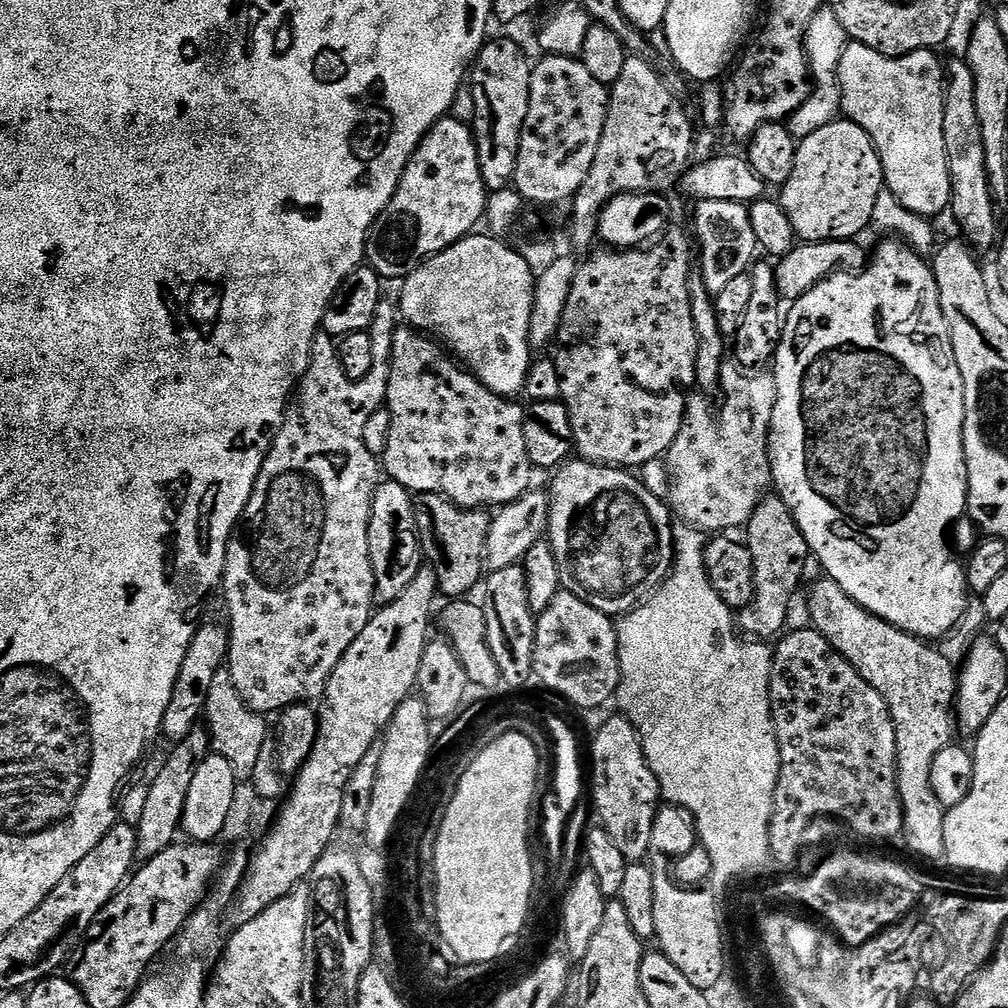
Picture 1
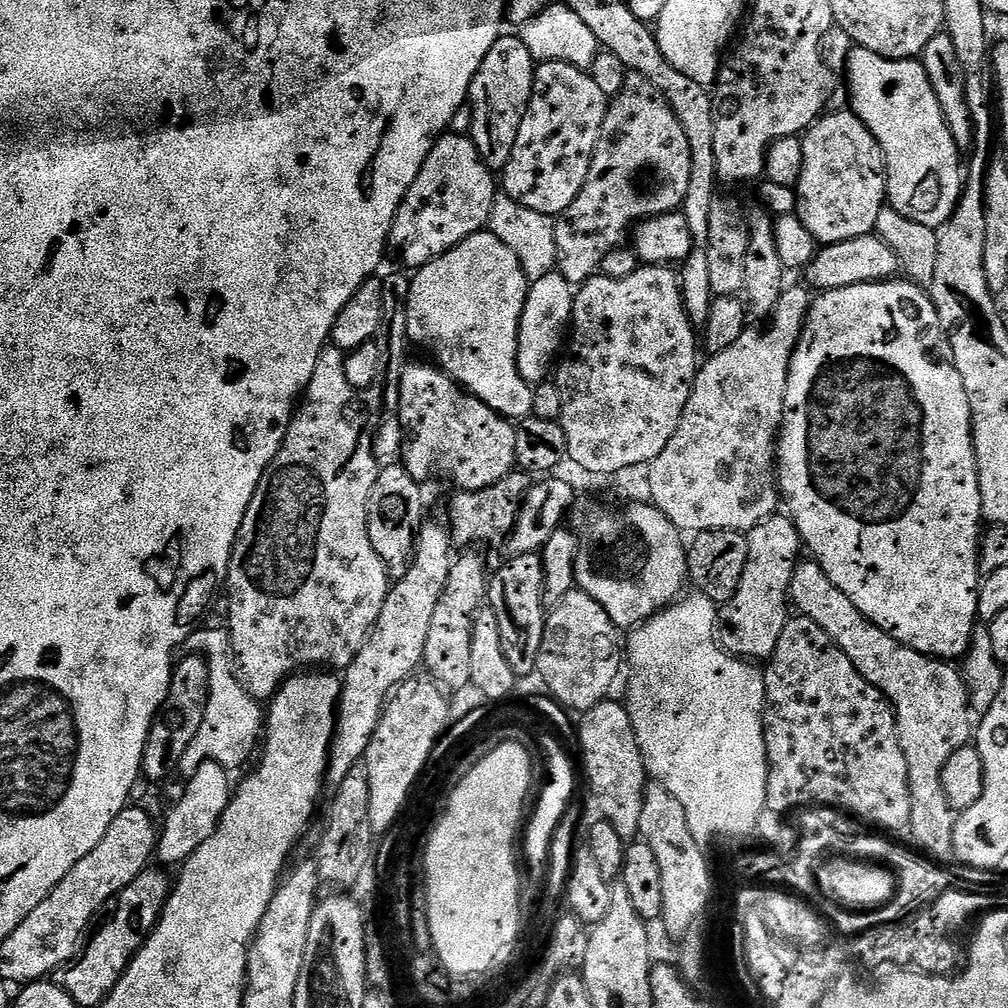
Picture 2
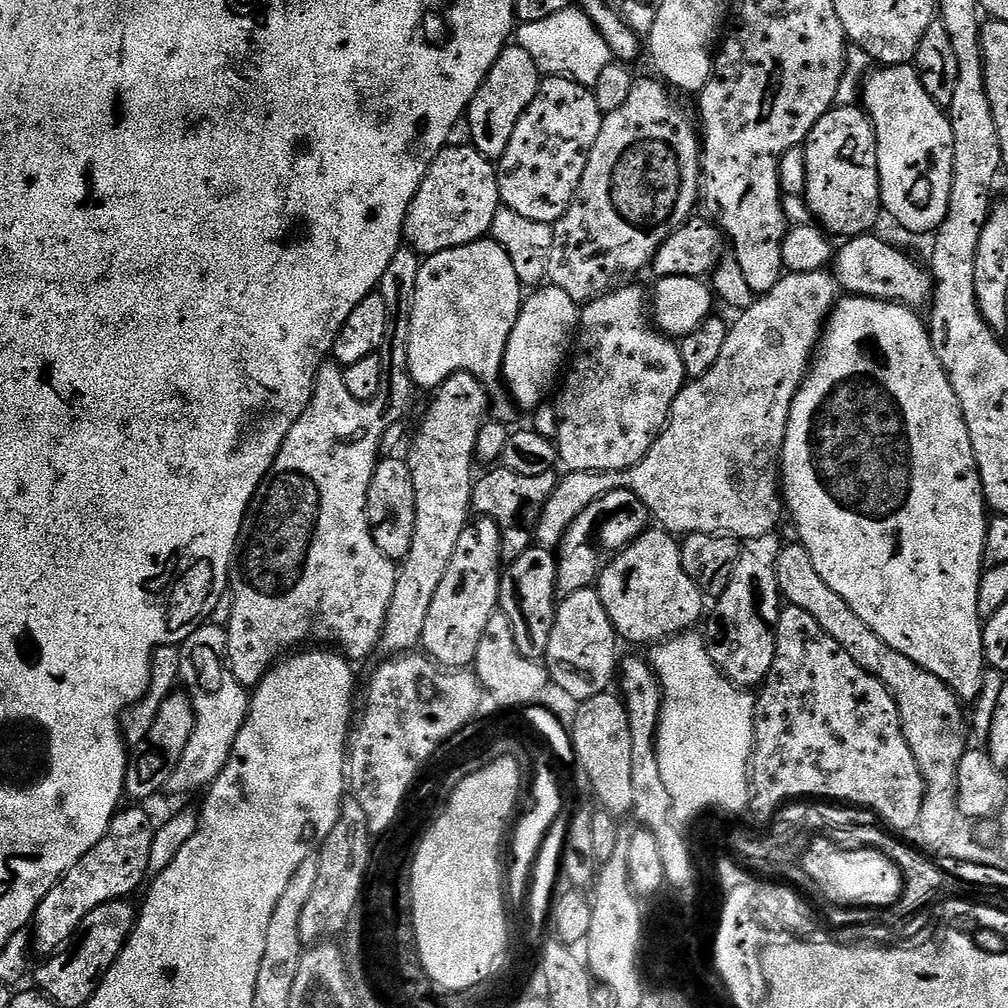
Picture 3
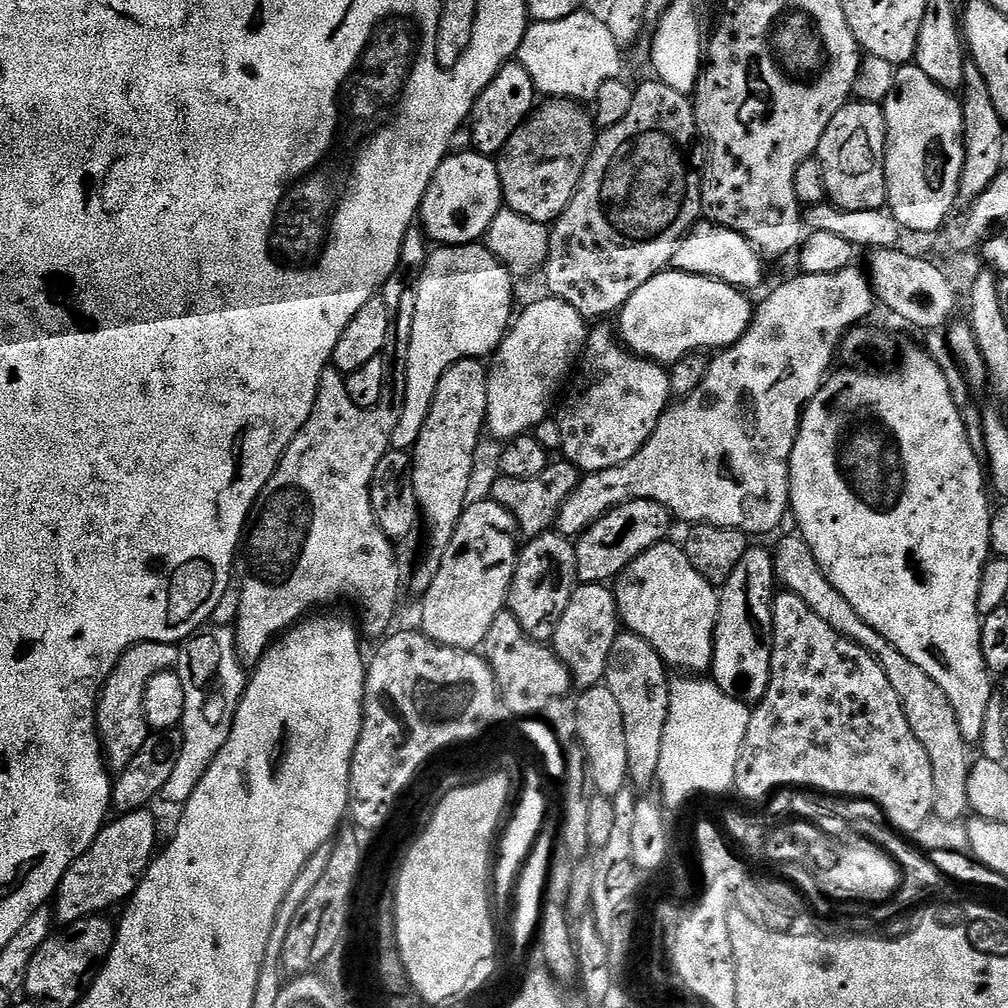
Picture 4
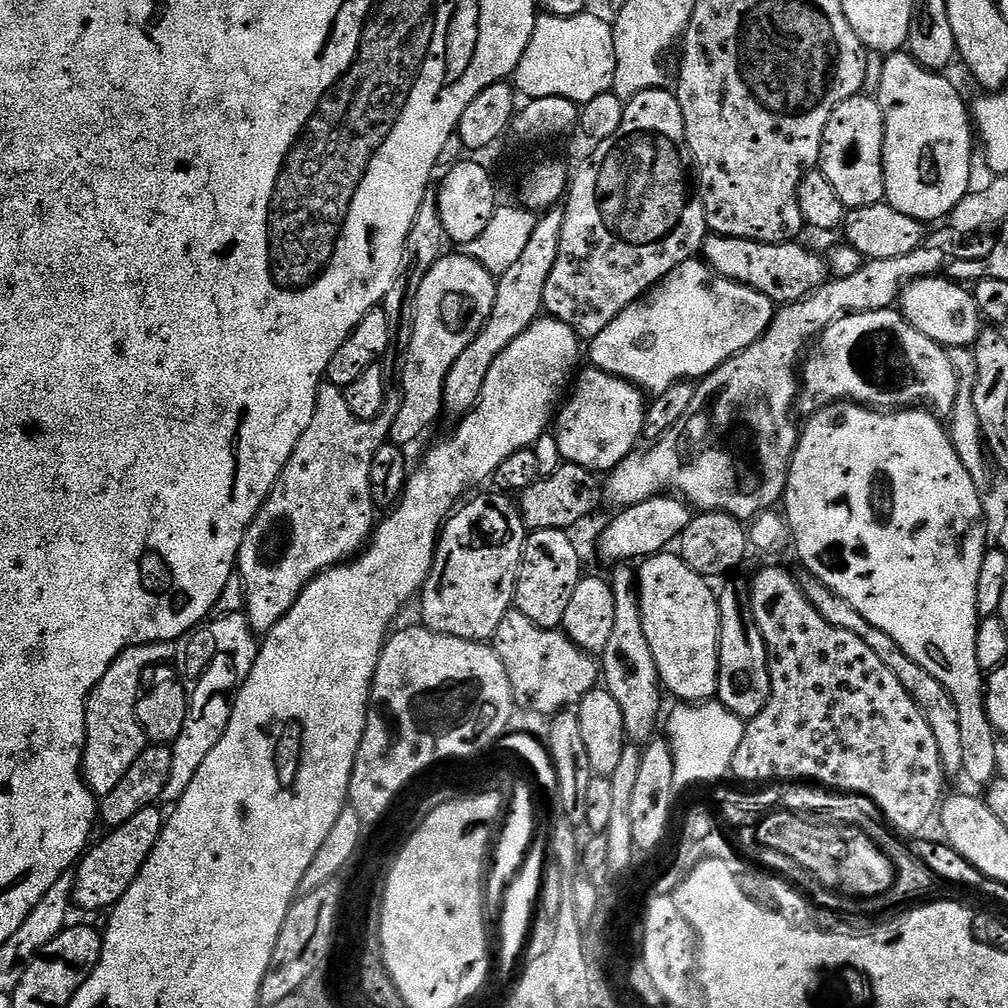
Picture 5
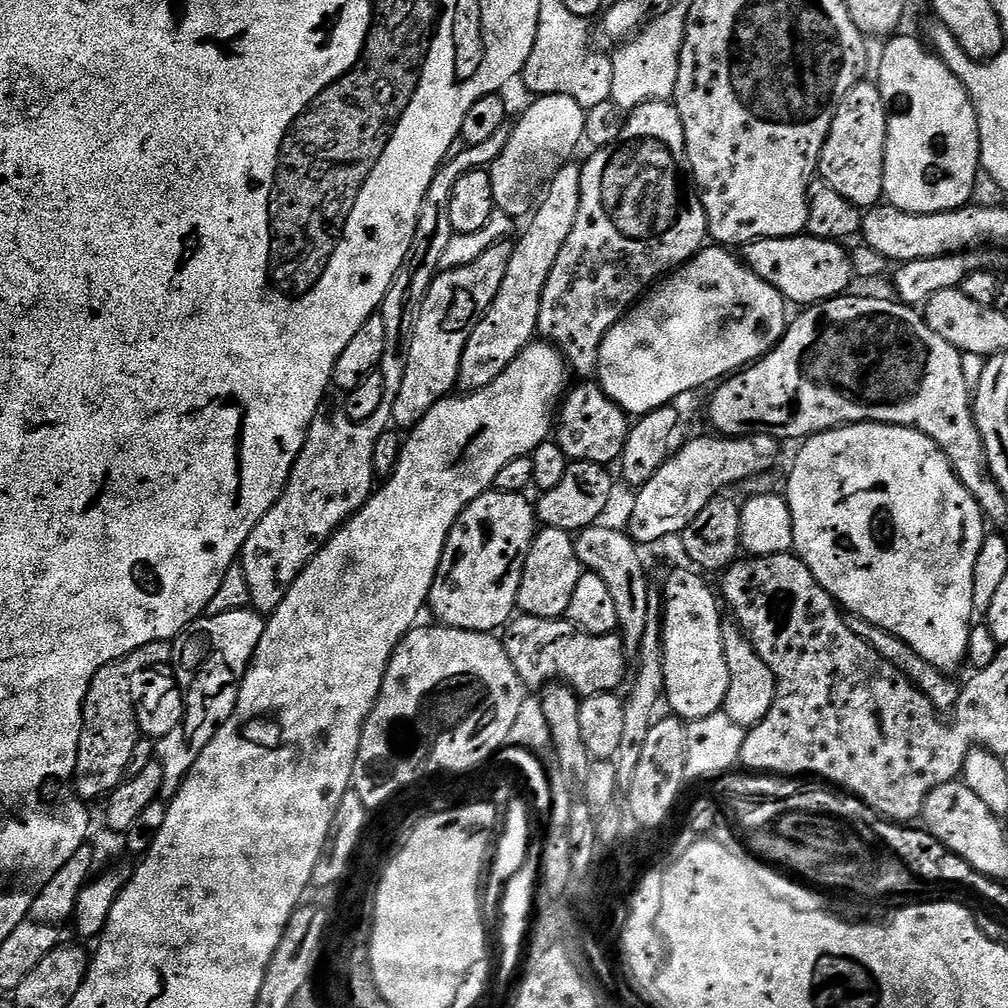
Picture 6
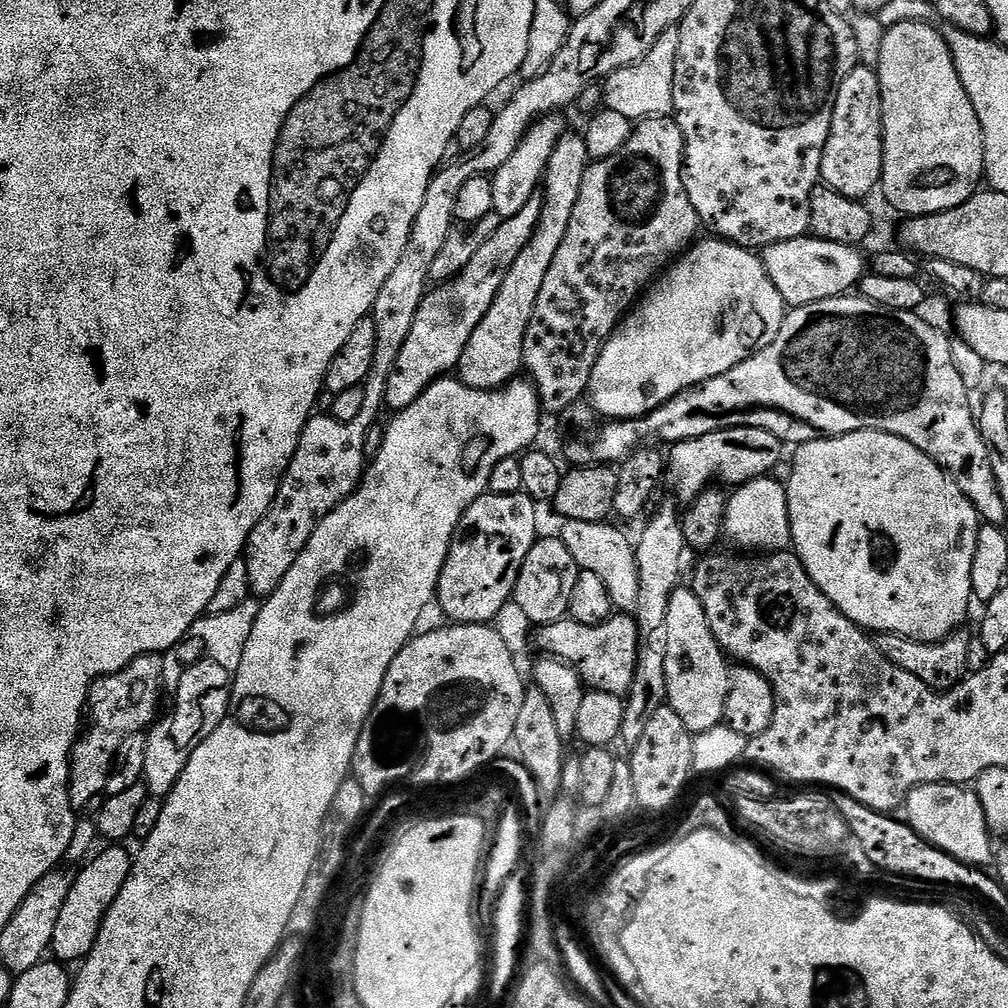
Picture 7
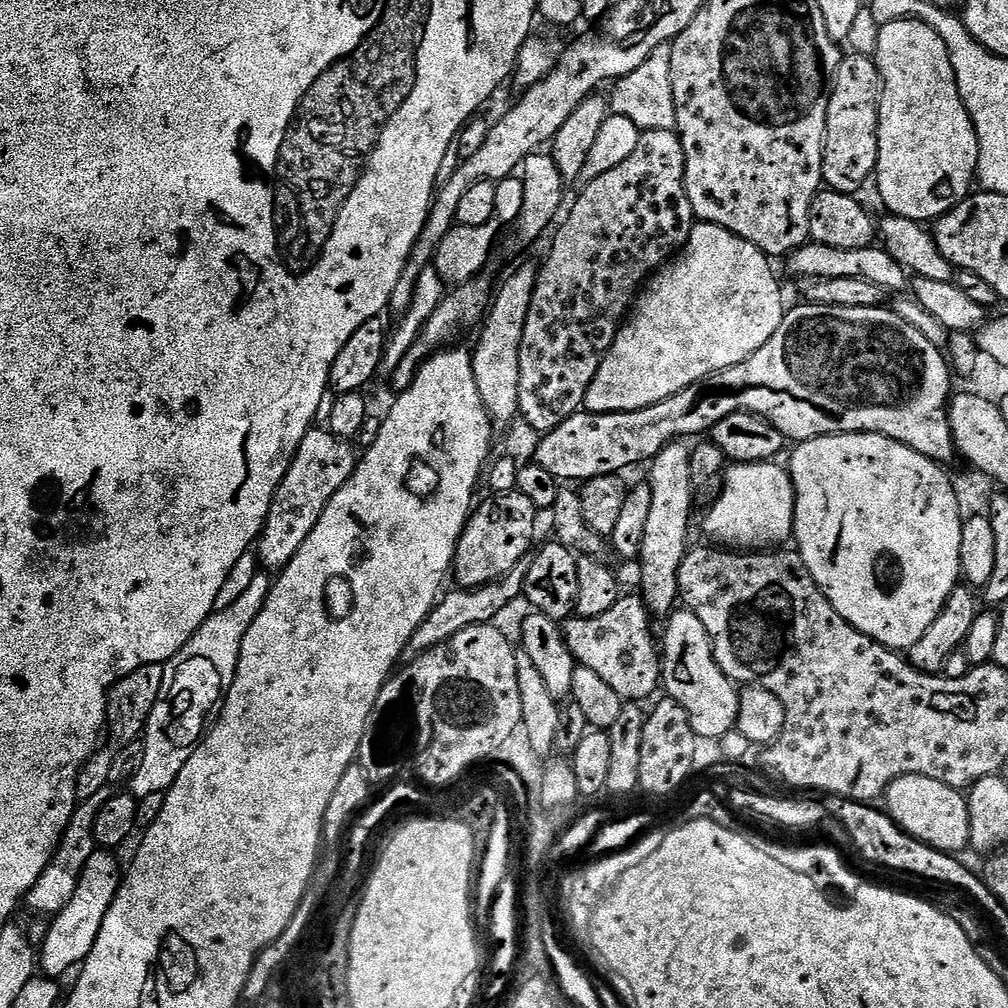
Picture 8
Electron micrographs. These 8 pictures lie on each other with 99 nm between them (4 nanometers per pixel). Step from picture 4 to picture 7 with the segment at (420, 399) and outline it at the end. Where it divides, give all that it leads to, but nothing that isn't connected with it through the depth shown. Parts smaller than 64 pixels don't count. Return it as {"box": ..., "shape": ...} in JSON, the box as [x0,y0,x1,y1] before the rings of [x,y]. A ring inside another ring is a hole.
{"box":[384,195,544,413],"shape":[[[539,195],[532,196],[526,206],[502,220],[498,230],[465,269],[425,295],[424,301],[418,306],[414,326],[410,326],[410,338],[406,338],[406,346],[402,346],[394,362],[394,370],[390,370],[390,382],[386,382],[384,402],[389,409],[392,407],[393,413],[413,404],[435,380],[447,377],[451,373],[448,371],[451,368],[453,371],[459,365],[462,350],[466,350],[466,342],[470,342],[470,334],[474,334],[478,322],[486,318],[486,310],[490,310],[502,281],[506,274],[510,274],[510,266],[514,266],[518,254],[526,250],[526,244],[538,226],[543,205],[544,201]]]}

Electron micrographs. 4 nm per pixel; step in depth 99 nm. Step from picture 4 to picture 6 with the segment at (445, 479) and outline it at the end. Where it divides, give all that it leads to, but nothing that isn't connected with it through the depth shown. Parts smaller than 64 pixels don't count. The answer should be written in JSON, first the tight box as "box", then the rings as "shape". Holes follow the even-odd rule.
{"box":[458,162,582,390],"shape":[[[576,162],[560,167],[558,174],[554,174],[554,178],[546,185],[542,199],[535,205],[528,229],[521,234],[520,241],[512,244],[506,278],[502,278],[502,286],[498,286],[494,302],[478,326],[474,326],[466,342],[466,350],[462,350],[458,381],[461,389],[475,390],[490,386],[490,382],[494,382],[494,378],[498,378],[498,374],[502,374],[502,370],[506,370],[506,366],[518,358],[520,351],[537,339],[538,310],[542,306],[546,278],[550,278],[550,270],[554,270],[554,262],[558,262],[558,253],[562,246],[566,246],[570,230],[574,230],[574,218],[578,218],[578,202],[582,202],[580,169],[581,165]]]}

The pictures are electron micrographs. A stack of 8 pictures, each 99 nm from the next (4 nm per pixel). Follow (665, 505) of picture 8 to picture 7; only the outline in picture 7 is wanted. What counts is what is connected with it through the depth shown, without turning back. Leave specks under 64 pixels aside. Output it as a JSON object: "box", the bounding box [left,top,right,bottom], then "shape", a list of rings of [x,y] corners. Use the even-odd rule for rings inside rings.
{"box":[620,508,686,750],"shape":[[[664,508],[644,528],[640,536],[640,544],[635,545],[636,561],[640,578],[638,606],[635,610],[638,626],[638,666],[634,682],[630,686],[624,700],[624,717],[620,740],[628,750],[638,746],[646,725],[650,722],[650,714],[654,710],[665,707],[668,699],[666,690],[666,614],[670,610],[670,598],[676,588],[681,587],[680,563],[684,560],[686,545],[684,541],[682,516],[672,508]]]}

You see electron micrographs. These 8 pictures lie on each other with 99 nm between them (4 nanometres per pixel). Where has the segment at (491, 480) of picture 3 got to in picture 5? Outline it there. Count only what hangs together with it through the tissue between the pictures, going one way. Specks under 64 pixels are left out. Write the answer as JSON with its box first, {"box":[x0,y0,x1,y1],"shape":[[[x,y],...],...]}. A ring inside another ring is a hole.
{"box":[518,464,604,530],"shape":[[[561,464],[554,474],[541,476],[534,486],[519,493],[518,507],[524,515],[525,525],[532,530],[554,530],[562,528],[572,530],[579,520],[584,520],[604,500],[604,484],[597,473],[592,472],[586,466]]]}

